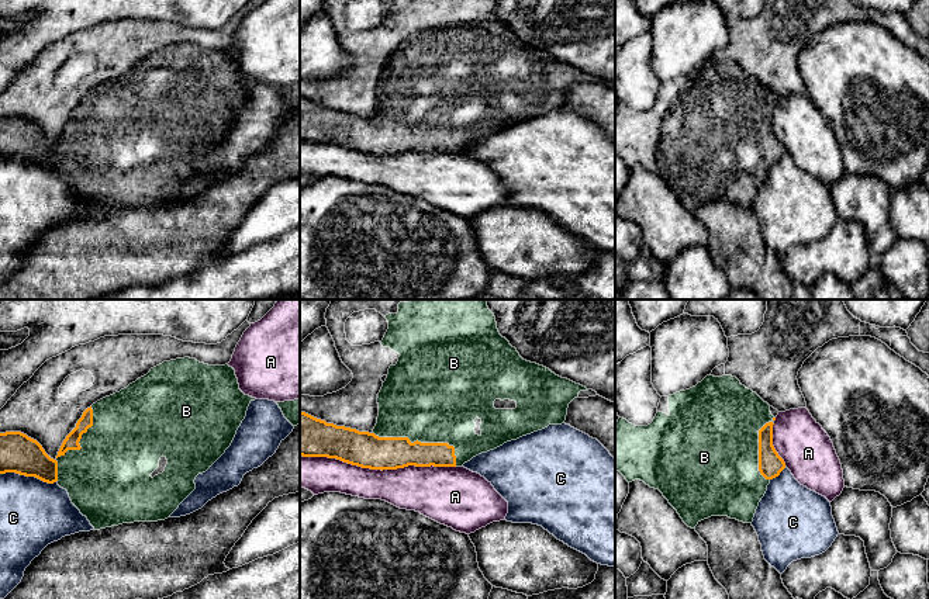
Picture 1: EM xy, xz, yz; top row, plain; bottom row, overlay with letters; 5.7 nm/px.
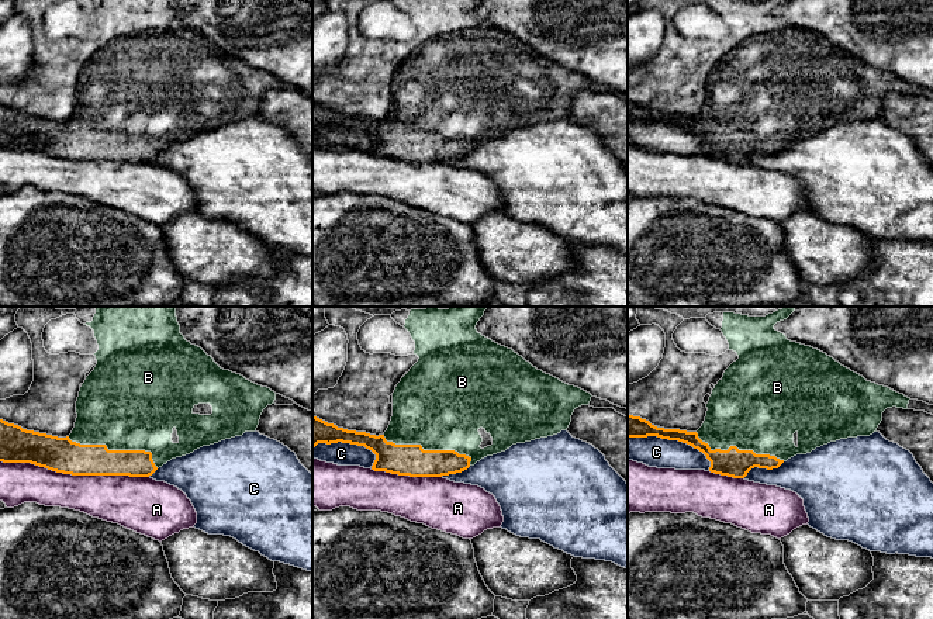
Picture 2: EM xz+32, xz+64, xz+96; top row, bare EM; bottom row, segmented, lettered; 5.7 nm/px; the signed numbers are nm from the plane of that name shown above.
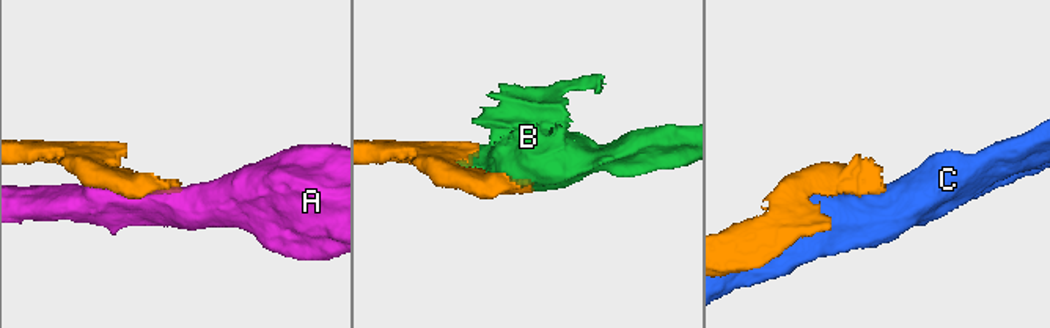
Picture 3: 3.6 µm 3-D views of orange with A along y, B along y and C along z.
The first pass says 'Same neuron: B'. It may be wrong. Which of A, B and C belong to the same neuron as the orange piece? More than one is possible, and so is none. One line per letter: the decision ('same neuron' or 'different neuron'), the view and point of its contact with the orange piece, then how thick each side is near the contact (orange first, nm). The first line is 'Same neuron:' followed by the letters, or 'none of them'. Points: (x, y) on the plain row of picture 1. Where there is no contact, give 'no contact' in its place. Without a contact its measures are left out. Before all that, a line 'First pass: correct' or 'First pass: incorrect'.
First pass: correct
Same neuron: B
A: different neuron | xz (377, 153) | 200/260 nm
B: same neuron | xz (422, 128) | 190/480 nm
C: different neuron | xy (28, 160) | 220/380 nm

